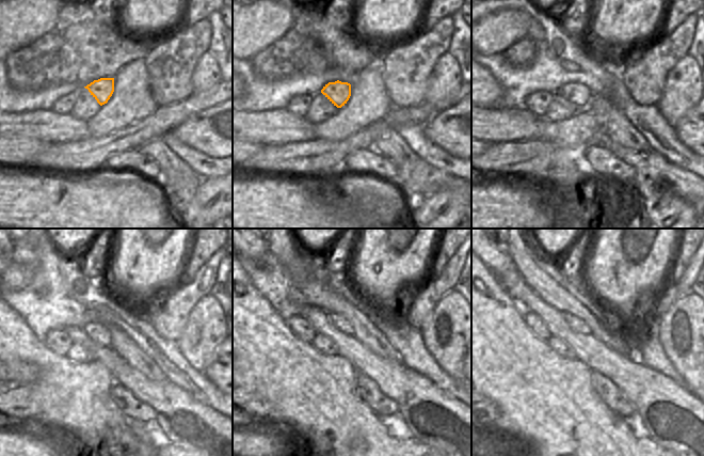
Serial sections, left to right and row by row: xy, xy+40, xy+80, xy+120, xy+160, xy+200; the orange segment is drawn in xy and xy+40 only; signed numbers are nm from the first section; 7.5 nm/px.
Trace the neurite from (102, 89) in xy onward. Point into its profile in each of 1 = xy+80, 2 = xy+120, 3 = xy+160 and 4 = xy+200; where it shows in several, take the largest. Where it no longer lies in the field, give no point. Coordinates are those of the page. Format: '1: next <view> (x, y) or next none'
1: next xy+80 (578, 94)
2: next xy+120 (99, 333)
3: next xy+160 (338, 321)
4: next xy+200 (574, 323)

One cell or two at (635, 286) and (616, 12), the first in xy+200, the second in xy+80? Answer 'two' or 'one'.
one

